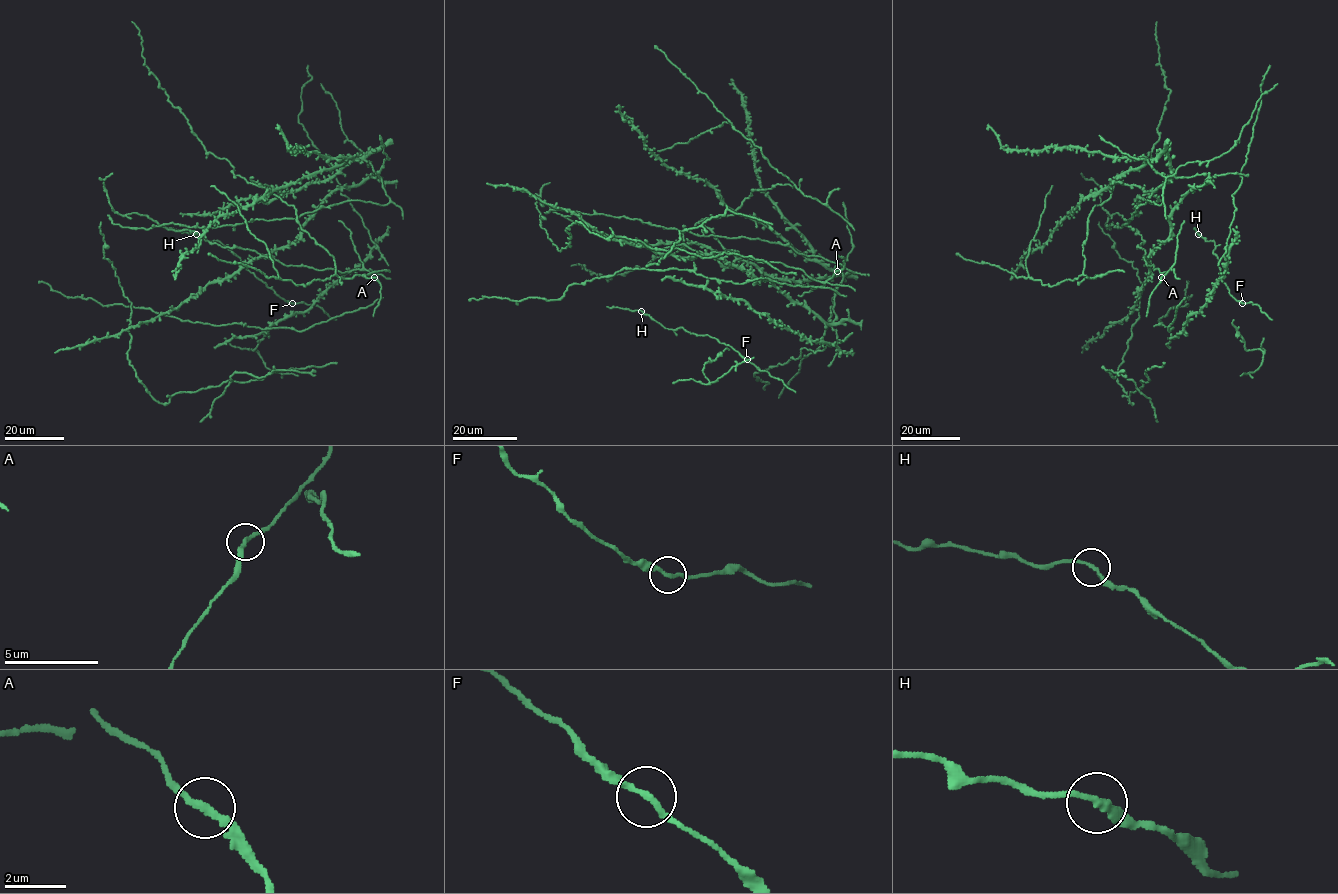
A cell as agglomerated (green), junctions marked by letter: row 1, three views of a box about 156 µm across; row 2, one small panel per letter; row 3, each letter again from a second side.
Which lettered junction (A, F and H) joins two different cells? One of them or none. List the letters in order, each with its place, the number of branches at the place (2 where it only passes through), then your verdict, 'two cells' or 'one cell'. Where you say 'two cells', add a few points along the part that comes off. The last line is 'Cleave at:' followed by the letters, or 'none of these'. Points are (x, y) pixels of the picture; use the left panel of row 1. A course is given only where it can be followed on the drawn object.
A: at (374, 277); 2 branches meet; one cell
F: at (292, 303); 2 branches meet; one cell
H: at (196, 234); 2 branches meet; one cell
Cleave at: none of these

